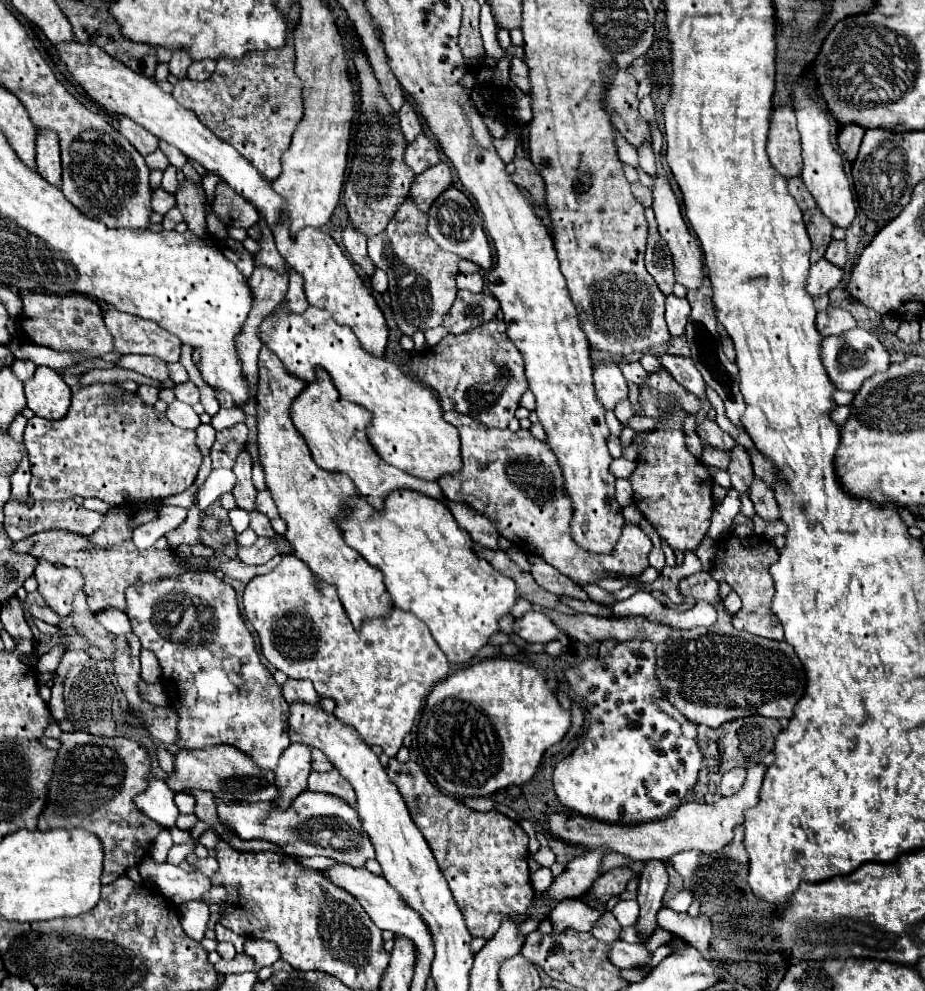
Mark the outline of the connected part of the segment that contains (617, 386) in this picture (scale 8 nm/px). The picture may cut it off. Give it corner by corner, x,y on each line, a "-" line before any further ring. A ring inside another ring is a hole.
607,361
597,363
593,367
593,379
595,379
597,397
605,409
613,409
619,399
627,397
625,377
615,363
607,363

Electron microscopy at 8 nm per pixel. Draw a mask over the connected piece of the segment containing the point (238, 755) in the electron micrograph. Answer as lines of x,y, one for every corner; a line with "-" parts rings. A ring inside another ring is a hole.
217,745
211,749
181,749
175,755
175,773
167,775
167,785
177,793
185,789
211,791
221,801
277,801
281,797
275,785
275,771
257,767
251,757
235,747

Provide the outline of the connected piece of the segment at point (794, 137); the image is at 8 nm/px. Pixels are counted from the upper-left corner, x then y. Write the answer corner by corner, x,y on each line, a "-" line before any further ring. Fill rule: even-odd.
779,105
773,111
767,153
775,169
785,177
801,173
801,137
795,111
789,105

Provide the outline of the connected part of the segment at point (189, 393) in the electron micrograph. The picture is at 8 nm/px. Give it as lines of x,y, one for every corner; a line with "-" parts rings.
191,381
177,385
173,391
175,391
177,399
179,399
179,401
183,401
183,403
189,403
189,405
199,403
199,389
197,389

